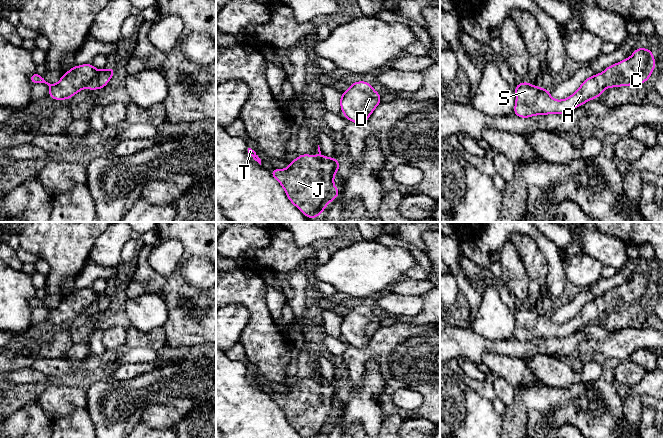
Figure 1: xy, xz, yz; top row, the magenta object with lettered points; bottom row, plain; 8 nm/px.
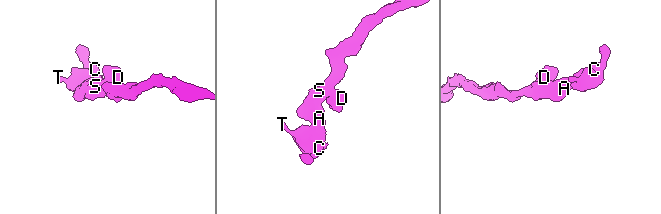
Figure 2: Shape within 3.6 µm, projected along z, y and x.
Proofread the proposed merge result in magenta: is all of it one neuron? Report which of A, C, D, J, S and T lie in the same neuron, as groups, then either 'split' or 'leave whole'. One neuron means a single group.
A C D J S T | leave whole

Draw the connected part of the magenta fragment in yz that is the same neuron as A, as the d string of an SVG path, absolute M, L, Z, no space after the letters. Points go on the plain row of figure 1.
M637 272L629 282L584 304L571 320L563 324L555 324L548 313L525 305L515 310L514 339L529 342L535 339L567 337L601 320L605 312L643 308L650 303L655 291L653 276L646 272Z

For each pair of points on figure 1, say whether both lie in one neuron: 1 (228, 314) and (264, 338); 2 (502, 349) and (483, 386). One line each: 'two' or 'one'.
1: two
2: two

